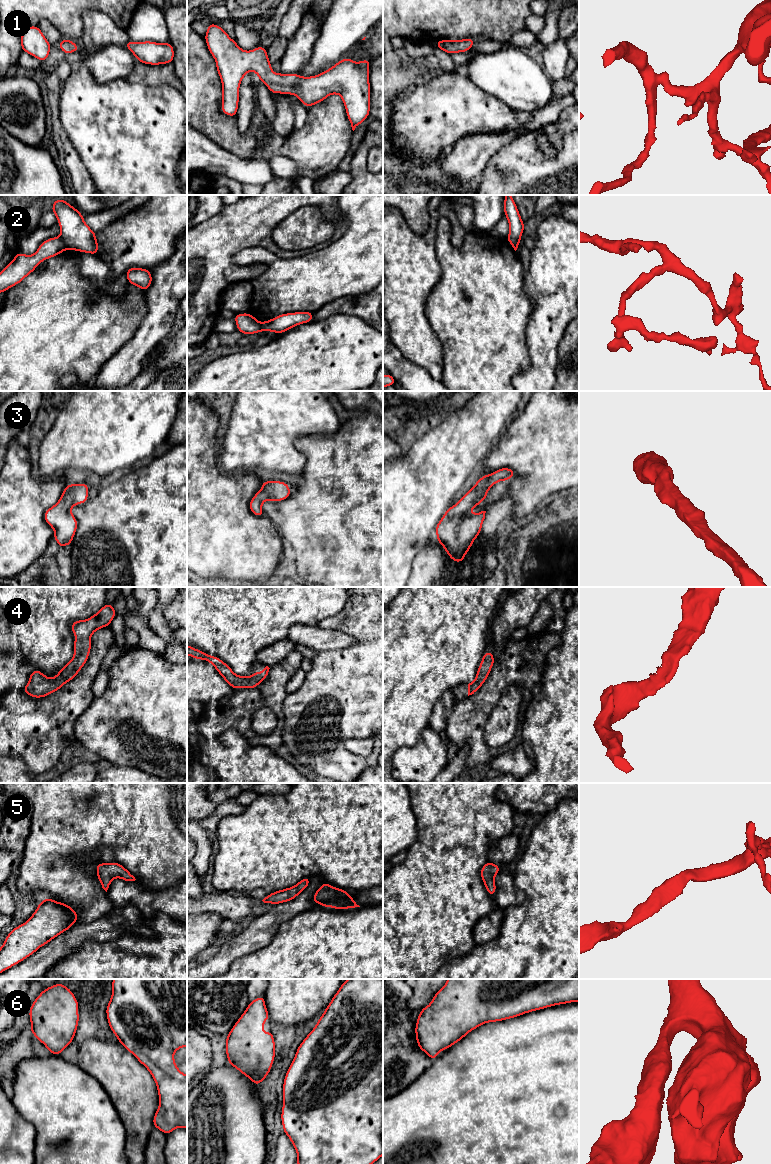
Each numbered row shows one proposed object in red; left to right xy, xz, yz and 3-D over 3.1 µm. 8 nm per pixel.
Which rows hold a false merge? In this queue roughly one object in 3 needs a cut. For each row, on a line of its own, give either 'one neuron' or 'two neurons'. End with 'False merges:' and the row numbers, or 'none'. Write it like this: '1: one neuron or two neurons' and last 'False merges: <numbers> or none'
1: one neuron
2: two neurons
3: one neuron
4: one neuron
5: one neuron
6: one neuron
False merges: 2

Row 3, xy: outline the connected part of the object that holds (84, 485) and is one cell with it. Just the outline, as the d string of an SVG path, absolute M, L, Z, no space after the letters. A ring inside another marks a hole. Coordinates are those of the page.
M87 483L67 484L59 501L45 511L44 520L54 529L53 538L60 548L71 546L78 528L78 521L71 509L75 505L87 502L88 494L89 486Z

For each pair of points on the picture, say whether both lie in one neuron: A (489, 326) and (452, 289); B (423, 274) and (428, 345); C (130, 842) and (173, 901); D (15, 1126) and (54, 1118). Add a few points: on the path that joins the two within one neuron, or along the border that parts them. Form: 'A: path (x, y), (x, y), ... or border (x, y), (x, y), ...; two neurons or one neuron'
A: path (479, 316), (460, 299); one neuron
B: path (417, 292), (417, 327); one neuron
C: border (176, 883), (152, 892); two neurons
D: border (14, 1106), (34, 1127), (36, 1132), (35, 1146); two neurons

